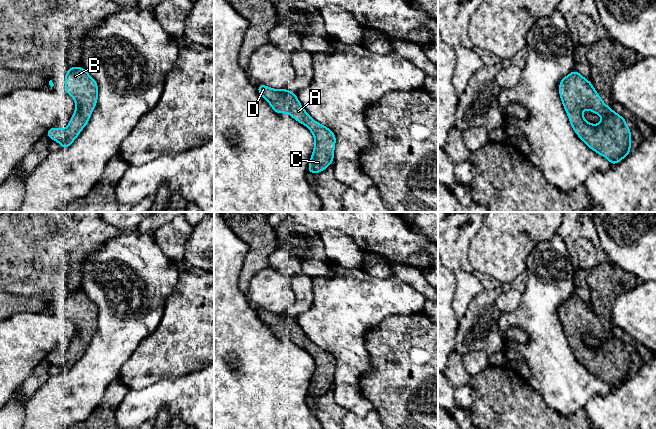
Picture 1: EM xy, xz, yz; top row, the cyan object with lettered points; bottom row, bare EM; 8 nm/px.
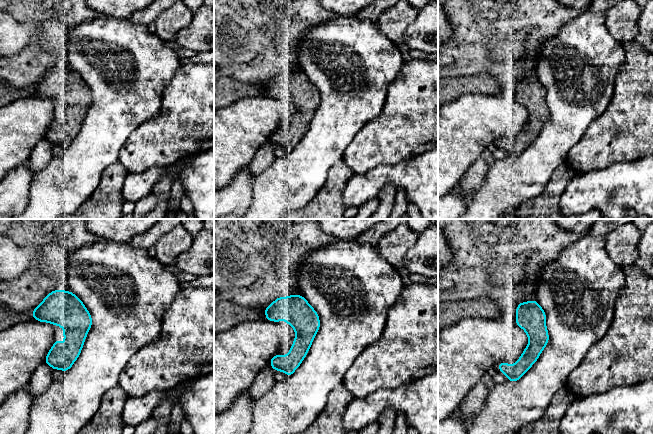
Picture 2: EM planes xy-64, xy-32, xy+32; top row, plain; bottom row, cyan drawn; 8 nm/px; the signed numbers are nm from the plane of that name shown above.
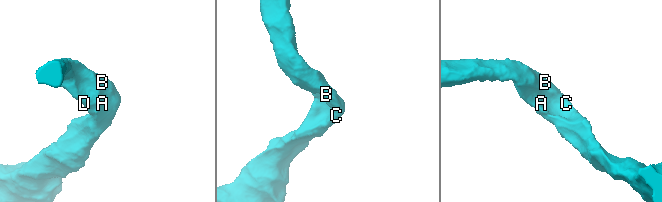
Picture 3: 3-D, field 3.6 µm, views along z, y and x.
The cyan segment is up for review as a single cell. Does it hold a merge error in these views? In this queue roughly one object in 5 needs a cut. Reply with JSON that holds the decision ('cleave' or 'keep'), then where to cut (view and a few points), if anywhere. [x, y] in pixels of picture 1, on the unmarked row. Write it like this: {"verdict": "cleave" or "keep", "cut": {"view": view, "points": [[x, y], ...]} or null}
{"verdict": "keep", "cut": null}

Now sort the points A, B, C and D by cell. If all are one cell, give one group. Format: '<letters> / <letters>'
A B C D

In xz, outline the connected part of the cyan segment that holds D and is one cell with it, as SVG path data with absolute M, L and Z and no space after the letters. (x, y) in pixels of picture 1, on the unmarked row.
M261 308L258 309L257 314L277 338L289 337L291 341L312 356L315 369L308 396L317 398L330 390L334 382L336 360L329 352L309 340L296 321L296 317L286 312L276 314Z

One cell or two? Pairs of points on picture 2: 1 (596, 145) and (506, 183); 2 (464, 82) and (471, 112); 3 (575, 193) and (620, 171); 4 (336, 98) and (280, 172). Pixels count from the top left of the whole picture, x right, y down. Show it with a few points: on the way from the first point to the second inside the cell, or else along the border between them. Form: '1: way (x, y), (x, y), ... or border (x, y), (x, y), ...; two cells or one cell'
1: border (579, 138), (568, 152), (565, 162); two cells
2: border (490, 94), (462, 94), (448, 102); two cells
3: way (586, 191), (601, 190), (609, 182); one cell
4: way (336, 118), (336, 121), (300, 157); one cell

